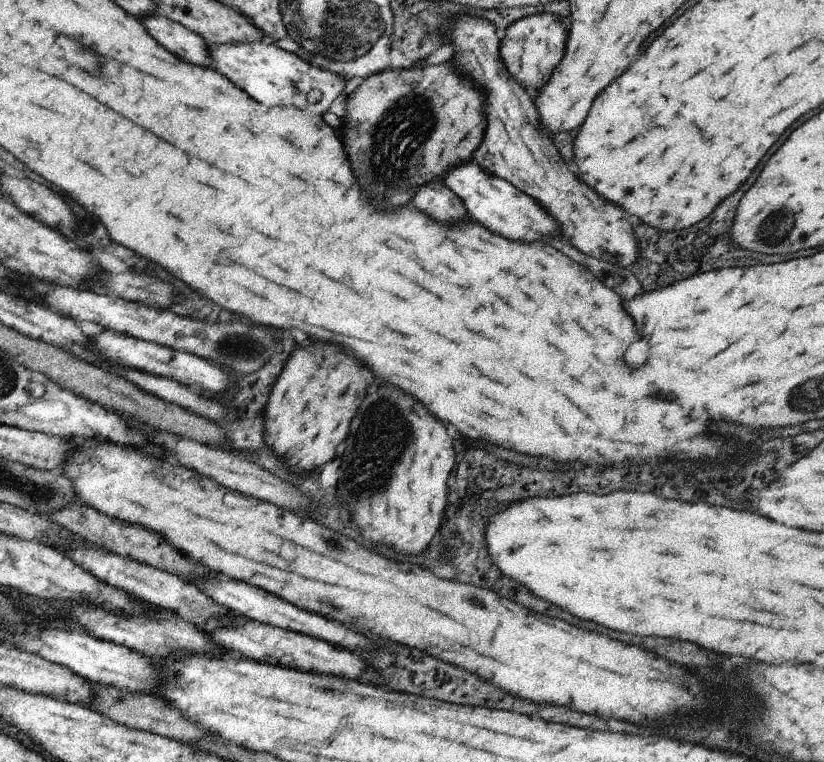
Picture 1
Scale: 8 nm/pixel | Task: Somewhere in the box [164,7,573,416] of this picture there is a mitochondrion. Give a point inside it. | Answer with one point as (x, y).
(397, 139)

